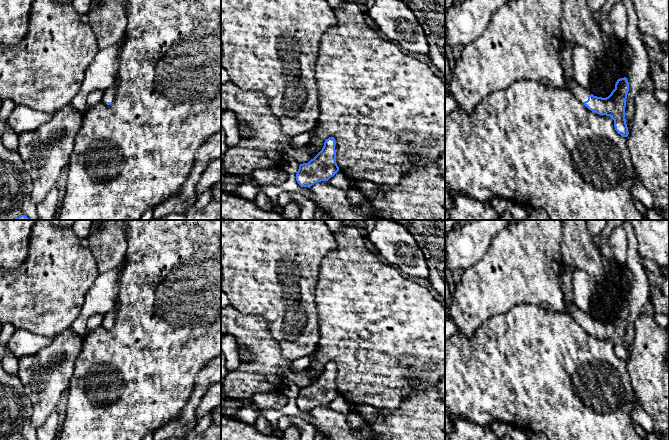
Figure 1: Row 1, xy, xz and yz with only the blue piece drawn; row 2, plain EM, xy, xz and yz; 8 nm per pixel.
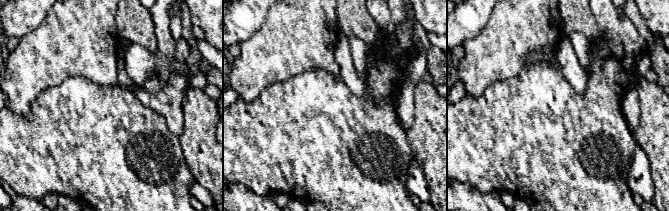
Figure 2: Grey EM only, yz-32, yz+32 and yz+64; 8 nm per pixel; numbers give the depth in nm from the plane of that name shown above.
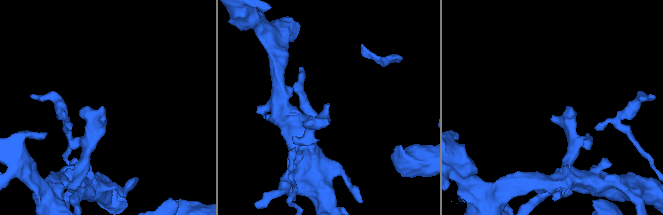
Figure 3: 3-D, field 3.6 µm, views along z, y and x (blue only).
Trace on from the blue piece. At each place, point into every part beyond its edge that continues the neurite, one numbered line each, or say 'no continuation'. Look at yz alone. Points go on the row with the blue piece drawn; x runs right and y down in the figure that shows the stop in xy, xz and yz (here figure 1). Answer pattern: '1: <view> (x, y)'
1: yz (565, 56)

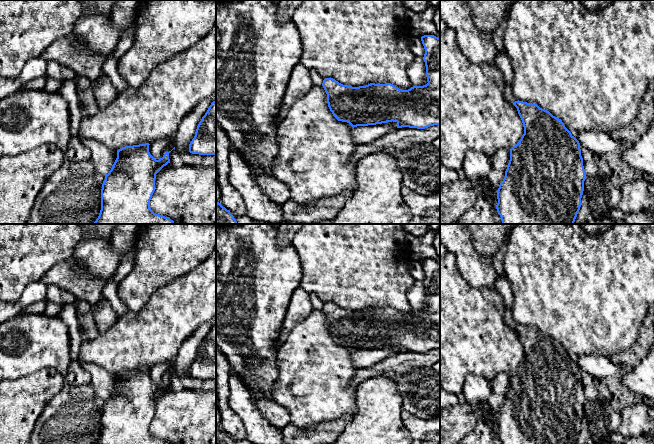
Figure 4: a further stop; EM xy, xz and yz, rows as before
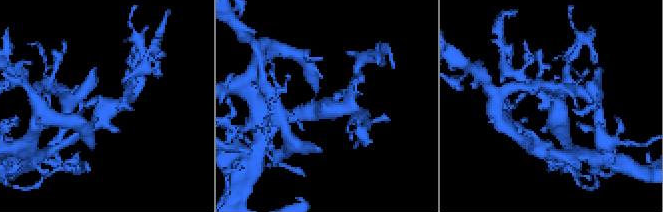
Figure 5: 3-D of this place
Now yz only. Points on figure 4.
1: yz (508, 93)

